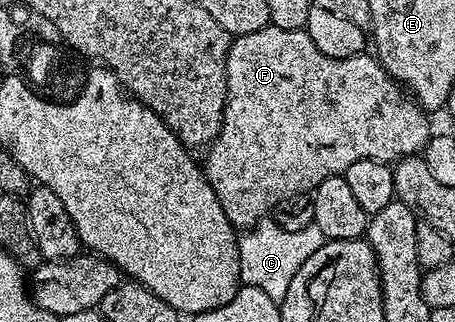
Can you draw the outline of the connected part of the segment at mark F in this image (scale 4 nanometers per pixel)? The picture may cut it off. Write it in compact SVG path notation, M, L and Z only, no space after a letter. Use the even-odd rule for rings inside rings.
M270 25L255 33L236 36L229 44L229 60L227 61L227 97L229 100L225 102L225 116L219 133L213 138L212 143L208 144L207 150L204 152L204 154L206 153L205 159L203 158L205 176L211 189L215 189L215 197L219 197L219 205L223 205L223 213L227 213L227 221L231 221L231 225L238 229L253 228L272 212L275 205L279 205L279 201L290 199L292 195L311 193L320 183L327 181L327 177L344 175L347 165L355 165L355 161L374 159L380 163L392 164L398 159L413 157L424 152L425 144L431 138L429 123L425 120L426 112L412 98L405 99L404 94L406 95L406 92L385 72L385 68L372 54L362 53L342 59L327 57L323 53L319 53L315 41L311 41L311 37L304 29L292 31Z

